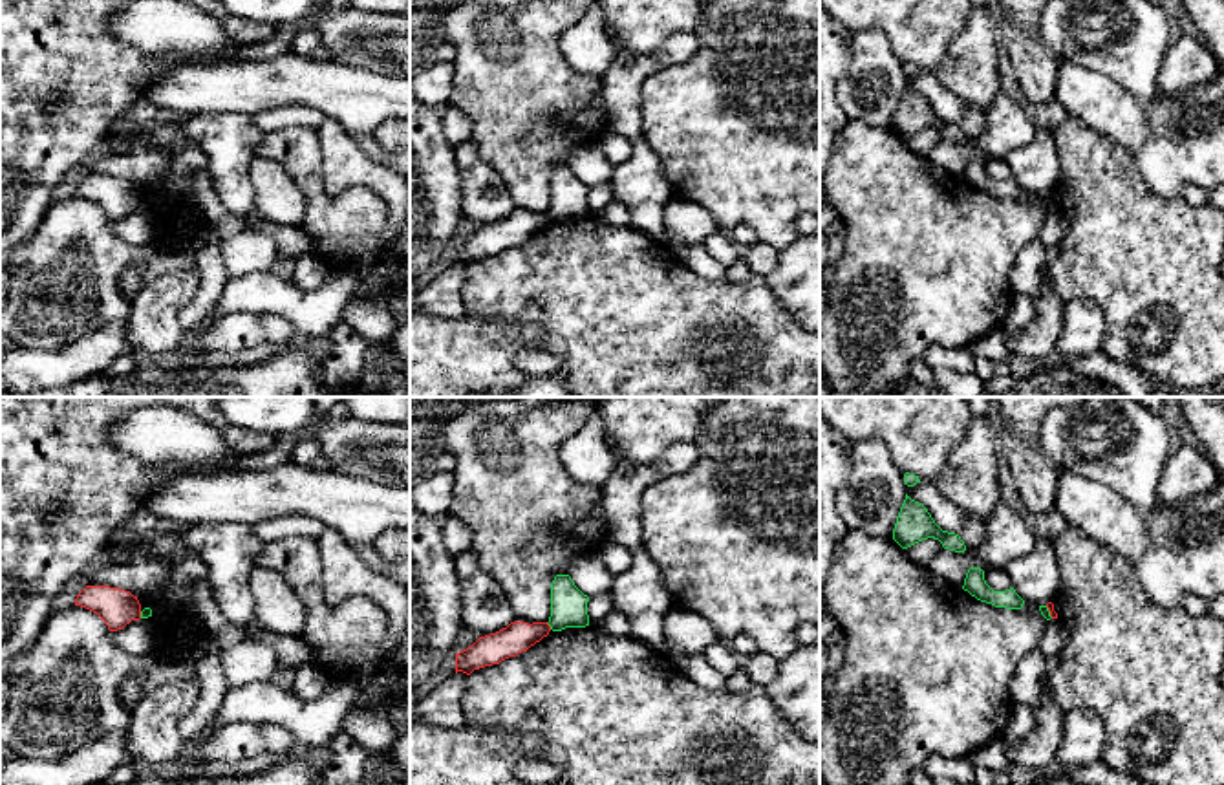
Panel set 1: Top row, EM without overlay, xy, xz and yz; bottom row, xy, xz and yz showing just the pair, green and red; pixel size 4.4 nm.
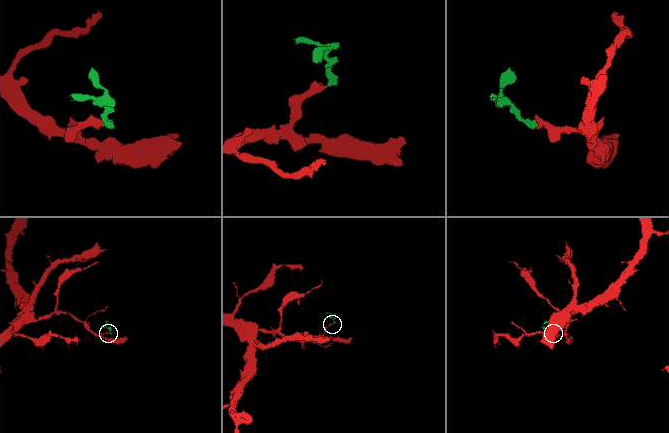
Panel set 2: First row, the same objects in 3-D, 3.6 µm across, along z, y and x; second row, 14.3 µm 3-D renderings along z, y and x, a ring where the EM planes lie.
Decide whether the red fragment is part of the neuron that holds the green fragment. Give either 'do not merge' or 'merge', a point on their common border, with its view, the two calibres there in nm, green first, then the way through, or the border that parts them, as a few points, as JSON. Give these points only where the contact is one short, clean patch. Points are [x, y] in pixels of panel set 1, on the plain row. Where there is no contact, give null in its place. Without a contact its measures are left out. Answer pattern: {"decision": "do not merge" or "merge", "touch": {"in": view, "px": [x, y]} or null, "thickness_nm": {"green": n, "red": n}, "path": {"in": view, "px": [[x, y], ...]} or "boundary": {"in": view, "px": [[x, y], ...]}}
{"decision": "do not merge", "touch": {"in": "xz", "px": [549, 215]}, "thickness_nm": {"green": 160, "red": 140}, "boundary": {"in": "xz", "px": [[546, 213], [551, 218]]}}

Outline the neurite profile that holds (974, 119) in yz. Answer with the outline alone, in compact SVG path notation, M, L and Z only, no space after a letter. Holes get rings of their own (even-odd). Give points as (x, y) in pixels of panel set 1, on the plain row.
M966 101L966 112L959 123L966 139L981 139L986 124L986 110Z

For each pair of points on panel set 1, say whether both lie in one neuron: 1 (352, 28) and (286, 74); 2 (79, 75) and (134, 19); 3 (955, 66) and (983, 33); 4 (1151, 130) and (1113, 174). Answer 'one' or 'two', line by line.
1: two
2: two
3: one
4: two

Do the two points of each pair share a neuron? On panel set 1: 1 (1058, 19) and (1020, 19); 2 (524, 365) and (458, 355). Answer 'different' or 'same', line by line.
1: different
2: different

